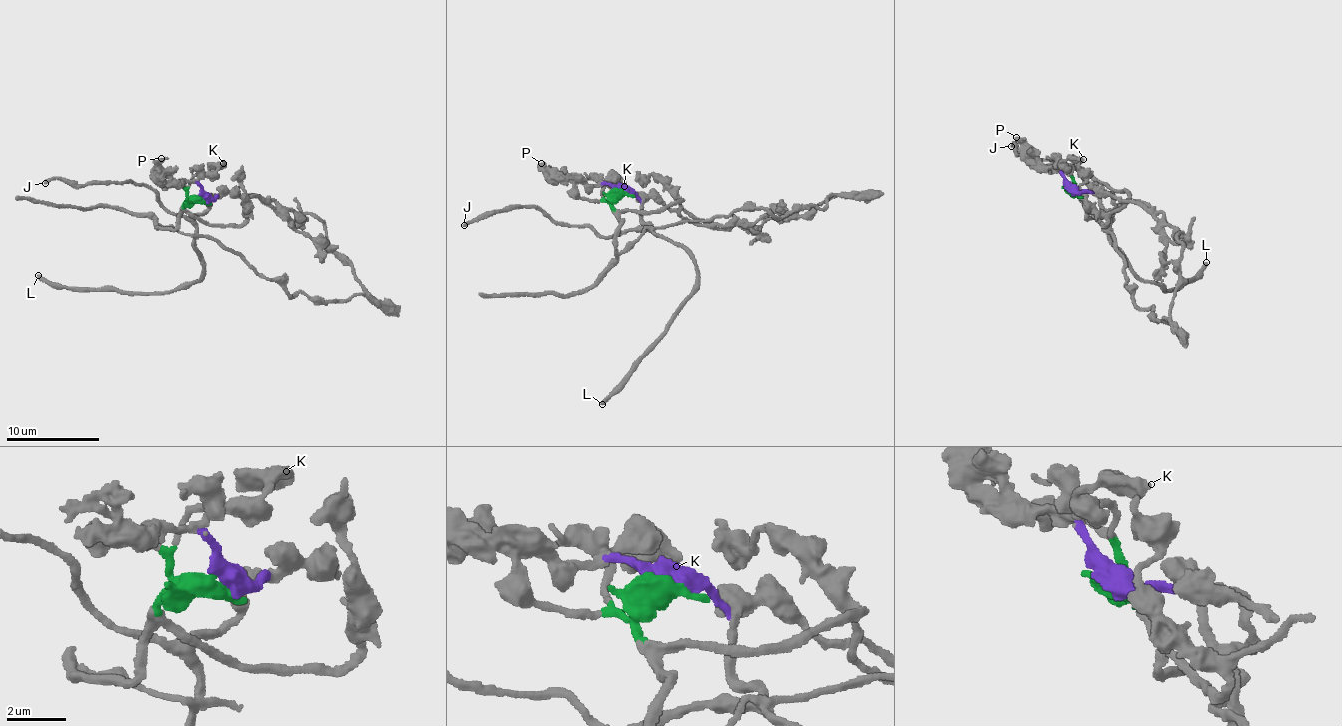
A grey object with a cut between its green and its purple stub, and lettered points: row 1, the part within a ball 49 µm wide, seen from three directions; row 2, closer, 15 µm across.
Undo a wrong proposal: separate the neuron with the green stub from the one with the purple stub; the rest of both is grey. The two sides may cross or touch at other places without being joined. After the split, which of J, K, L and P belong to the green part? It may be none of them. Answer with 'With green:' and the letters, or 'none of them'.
With green: none of them

